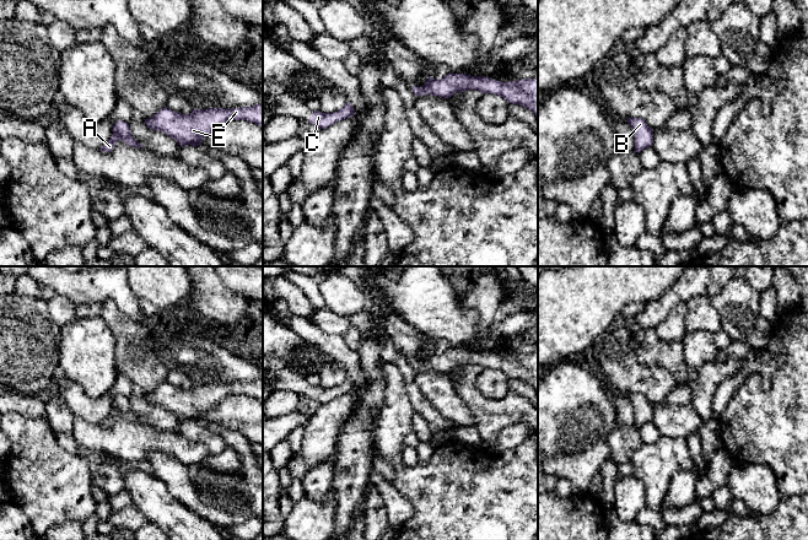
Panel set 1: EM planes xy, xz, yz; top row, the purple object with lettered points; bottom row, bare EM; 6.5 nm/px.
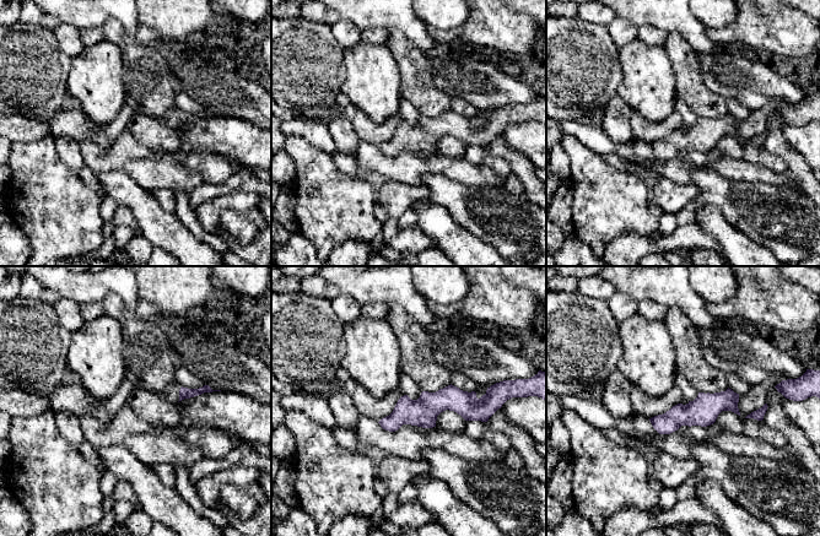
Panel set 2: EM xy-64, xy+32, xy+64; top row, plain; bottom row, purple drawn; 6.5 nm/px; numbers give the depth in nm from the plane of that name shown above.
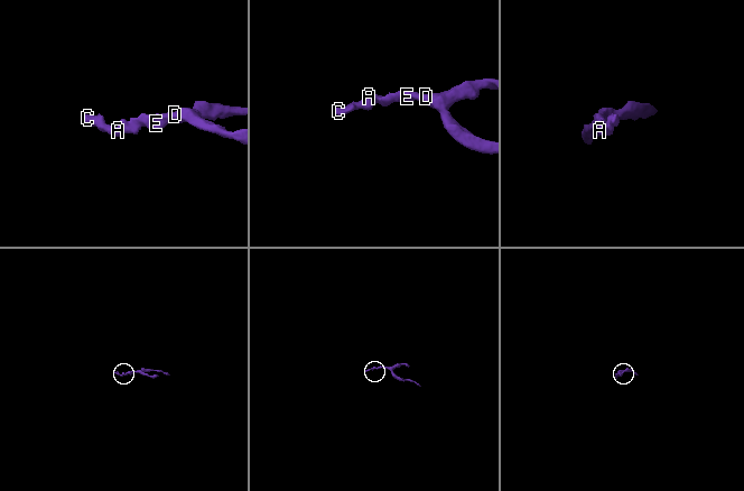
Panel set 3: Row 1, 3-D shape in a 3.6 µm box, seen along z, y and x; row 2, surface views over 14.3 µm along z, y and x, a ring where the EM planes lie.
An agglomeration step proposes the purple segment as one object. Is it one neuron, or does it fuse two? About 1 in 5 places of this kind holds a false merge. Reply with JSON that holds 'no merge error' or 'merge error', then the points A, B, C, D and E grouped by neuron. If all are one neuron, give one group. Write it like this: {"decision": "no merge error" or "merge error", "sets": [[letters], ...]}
{"decision": "no merge error", "sets": [["A", "B", "C", "D", "E"]]}

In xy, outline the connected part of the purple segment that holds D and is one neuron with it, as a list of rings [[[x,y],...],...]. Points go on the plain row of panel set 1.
[[[263,377],[243,383],[193,384],[189,389],[182,389],[165,382],[152,393],[144,395],[149,403],[166,407],[181,421],[200,421],[203,414],[228,395],[247,395],[263,403]]]

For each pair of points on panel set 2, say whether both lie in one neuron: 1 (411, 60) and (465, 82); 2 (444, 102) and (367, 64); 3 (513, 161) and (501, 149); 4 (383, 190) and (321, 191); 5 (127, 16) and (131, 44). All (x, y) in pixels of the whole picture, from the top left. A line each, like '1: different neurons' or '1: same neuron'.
1: different neurons
2: different neurons
3: same neuron
4: different neurons
5: different neurons

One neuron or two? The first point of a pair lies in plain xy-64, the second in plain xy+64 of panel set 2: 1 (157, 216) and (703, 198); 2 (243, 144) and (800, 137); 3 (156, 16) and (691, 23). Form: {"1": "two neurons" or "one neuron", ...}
{"1": "two neurons", "2": "one neuron", "3": "two neurons"}

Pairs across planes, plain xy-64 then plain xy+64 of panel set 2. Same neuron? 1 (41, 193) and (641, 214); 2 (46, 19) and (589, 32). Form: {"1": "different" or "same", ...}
{"1": "same", "2": "different"}

